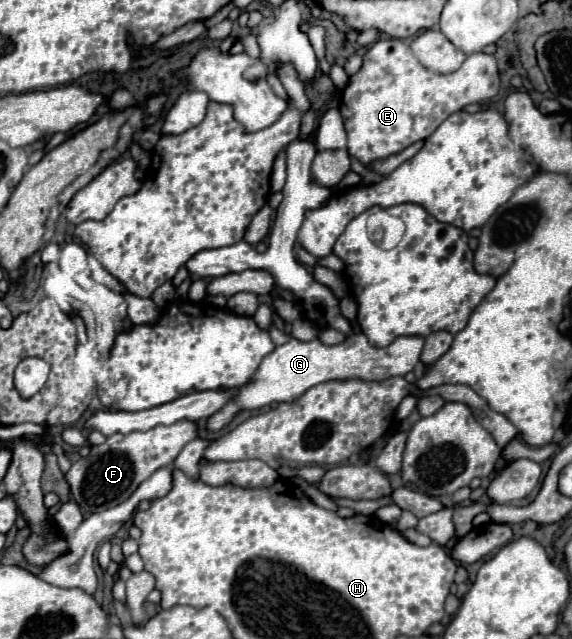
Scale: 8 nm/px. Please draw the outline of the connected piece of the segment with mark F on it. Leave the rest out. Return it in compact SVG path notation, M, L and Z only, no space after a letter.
M178 421L178 425L168 427L158 425L150 431L138 431L130 435L114 433L102 445L92 447L90 455L78 459L64 475L66 483L72 489L72 499L84 513L98 513L120 505L156 469L172 465L182 447L192 439L196 439L196 425L192 421Z

